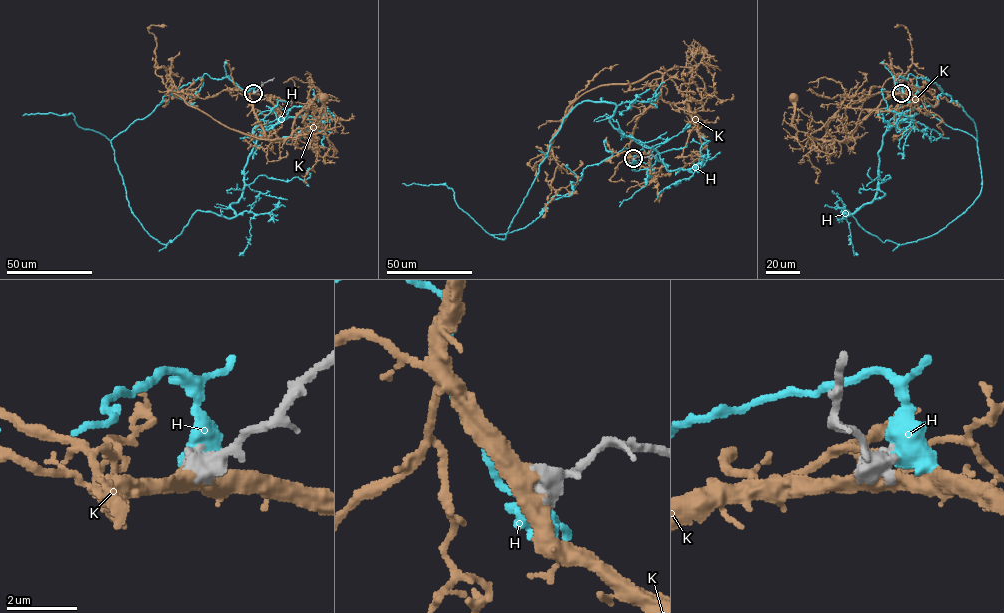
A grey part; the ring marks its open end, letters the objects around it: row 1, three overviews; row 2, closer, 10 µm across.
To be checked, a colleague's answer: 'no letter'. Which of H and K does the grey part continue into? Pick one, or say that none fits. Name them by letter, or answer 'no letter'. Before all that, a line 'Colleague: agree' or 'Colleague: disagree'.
Colleague: disagree
K

